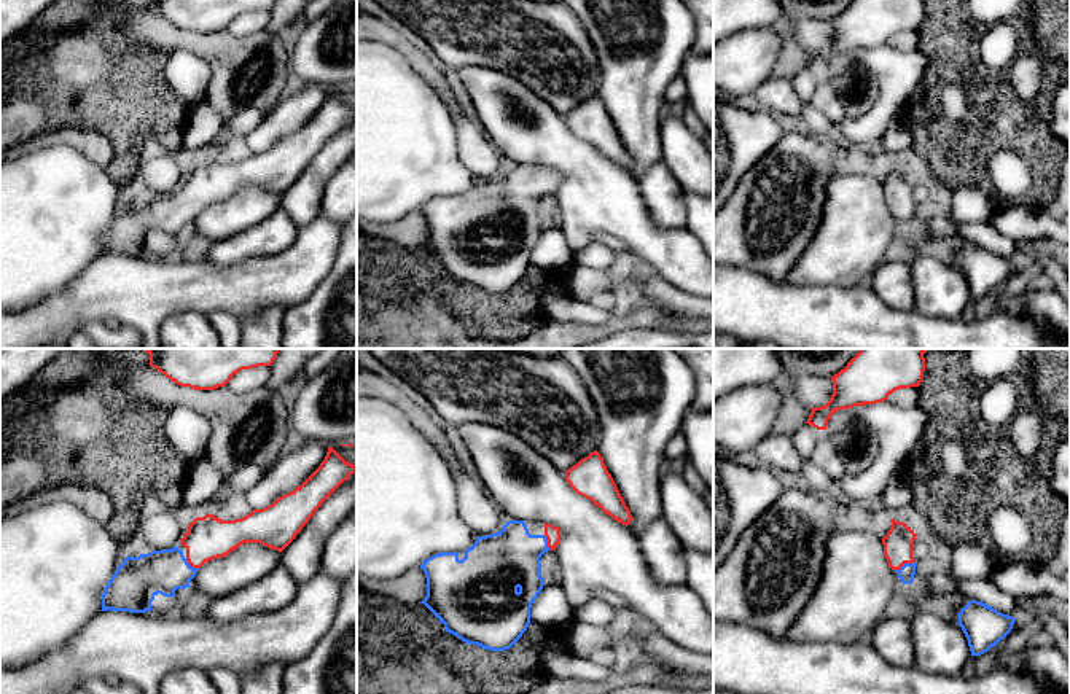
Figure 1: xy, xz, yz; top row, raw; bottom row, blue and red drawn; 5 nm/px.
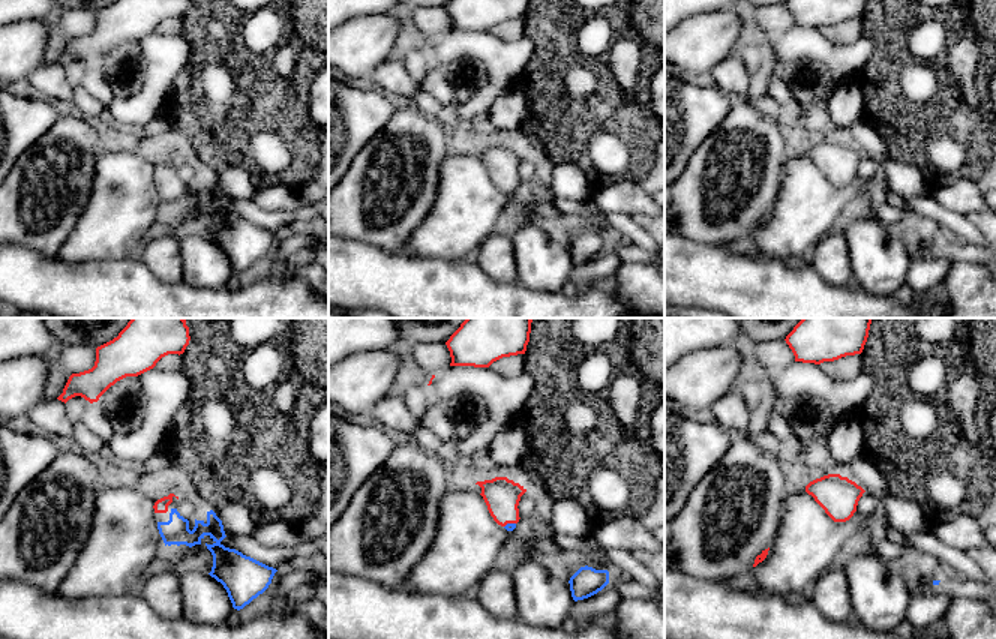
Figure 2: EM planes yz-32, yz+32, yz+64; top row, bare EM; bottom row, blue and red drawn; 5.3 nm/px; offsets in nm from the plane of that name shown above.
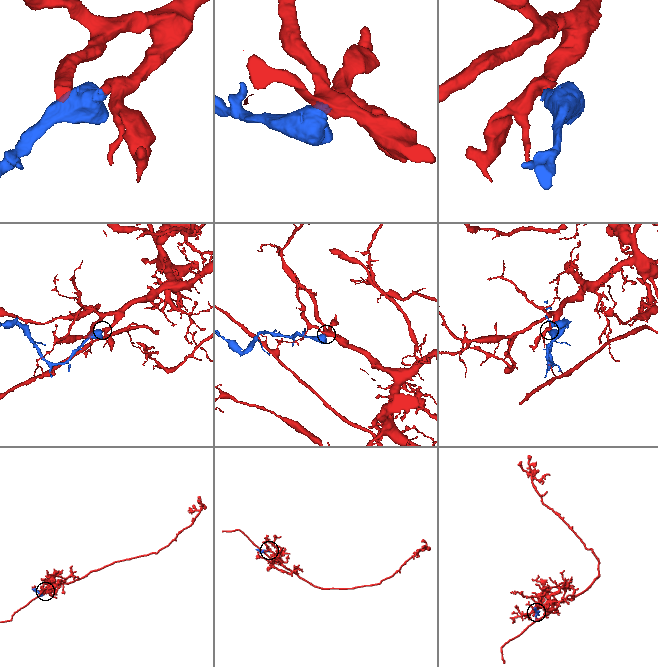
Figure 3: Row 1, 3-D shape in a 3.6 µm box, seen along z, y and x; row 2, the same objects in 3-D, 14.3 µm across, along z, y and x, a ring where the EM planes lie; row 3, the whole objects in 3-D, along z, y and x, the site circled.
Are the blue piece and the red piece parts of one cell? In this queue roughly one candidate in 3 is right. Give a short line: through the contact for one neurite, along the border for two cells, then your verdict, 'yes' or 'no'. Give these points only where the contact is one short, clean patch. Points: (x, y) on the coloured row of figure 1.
line yz (906, 573), (905, 564), (898, 554), (898, 541); yes

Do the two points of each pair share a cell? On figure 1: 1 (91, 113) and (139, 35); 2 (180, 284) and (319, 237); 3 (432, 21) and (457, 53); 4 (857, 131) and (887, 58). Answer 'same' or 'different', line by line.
1: different
2: same
3: same
4: same

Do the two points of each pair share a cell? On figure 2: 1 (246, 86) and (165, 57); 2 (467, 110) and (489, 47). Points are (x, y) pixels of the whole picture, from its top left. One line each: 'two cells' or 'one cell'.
1: two cells
2: one cell

